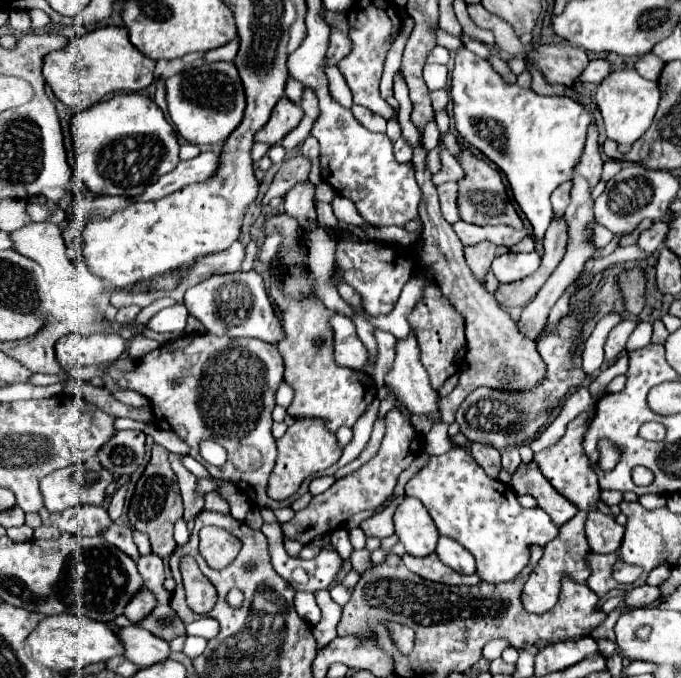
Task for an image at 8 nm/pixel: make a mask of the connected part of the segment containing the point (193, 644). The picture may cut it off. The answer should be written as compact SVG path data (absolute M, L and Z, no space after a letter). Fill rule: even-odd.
M187 636L183 652L185 652L189 658L195 658L197 654L203 654L205 646L207 646L207 640L205 640L205 638L201 638L201 636Z

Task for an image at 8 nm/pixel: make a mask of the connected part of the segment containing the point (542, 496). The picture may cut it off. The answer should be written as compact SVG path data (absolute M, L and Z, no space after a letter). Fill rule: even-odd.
M535 462L521 464L511 480L511 486L517 494L531 494L539 502L539 508L543 508L555 524L565 524L577 514L577 506L571 504L547 482Z

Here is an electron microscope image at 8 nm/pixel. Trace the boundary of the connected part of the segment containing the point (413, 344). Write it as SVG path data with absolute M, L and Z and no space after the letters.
M413 332L409 338L397 342L397 356L385 382L393 386L395 396L411 414L425 414L433 424L439 422L439 396L433 392L427 370L419 362L419 348Z

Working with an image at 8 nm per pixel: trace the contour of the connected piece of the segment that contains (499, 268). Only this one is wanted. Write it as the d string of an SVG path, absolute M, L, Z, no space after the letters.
M507 252L494 259L491 271L499 282L515 282L533 274L539 268L539 260L541 260L539 252L529 252L529 254Z

